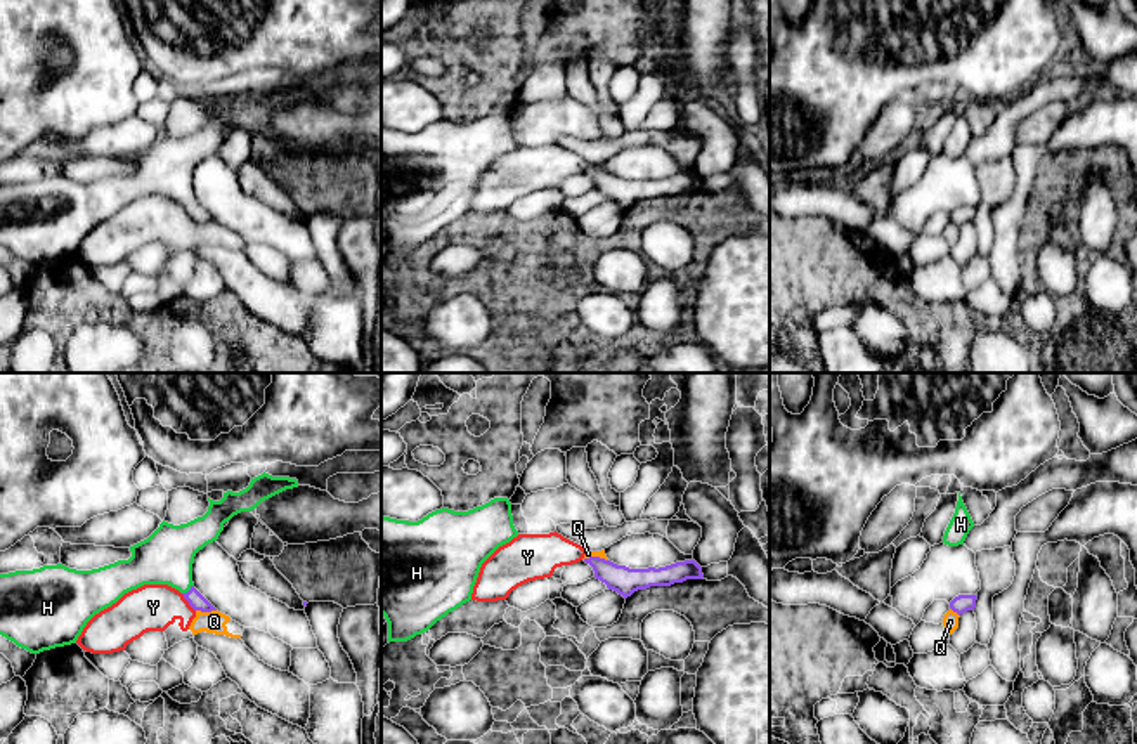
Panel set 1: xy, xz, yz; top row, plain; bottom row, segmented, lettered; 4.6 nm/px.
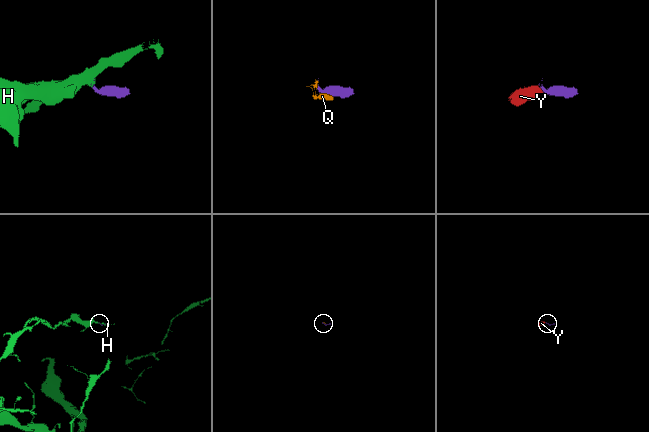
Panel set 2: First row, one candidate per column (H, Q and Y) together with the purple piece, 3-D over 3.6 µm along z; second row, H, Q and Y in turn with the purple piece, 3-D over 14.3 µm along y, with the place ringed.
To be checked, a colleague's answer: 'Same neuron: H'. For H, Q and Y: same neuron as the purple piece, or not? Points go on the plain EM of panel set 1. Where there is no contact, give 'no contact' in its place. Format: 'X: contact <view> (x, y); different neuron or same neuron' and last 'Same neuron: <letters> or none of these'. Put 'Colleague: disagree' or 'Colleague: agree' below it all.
H: contact xy (189, 202); same neuron
Q: contact xy (207, 222); different neuron
Y: contact xy (188, 212); different neuron
Same neuron: H
Colleague: agree

